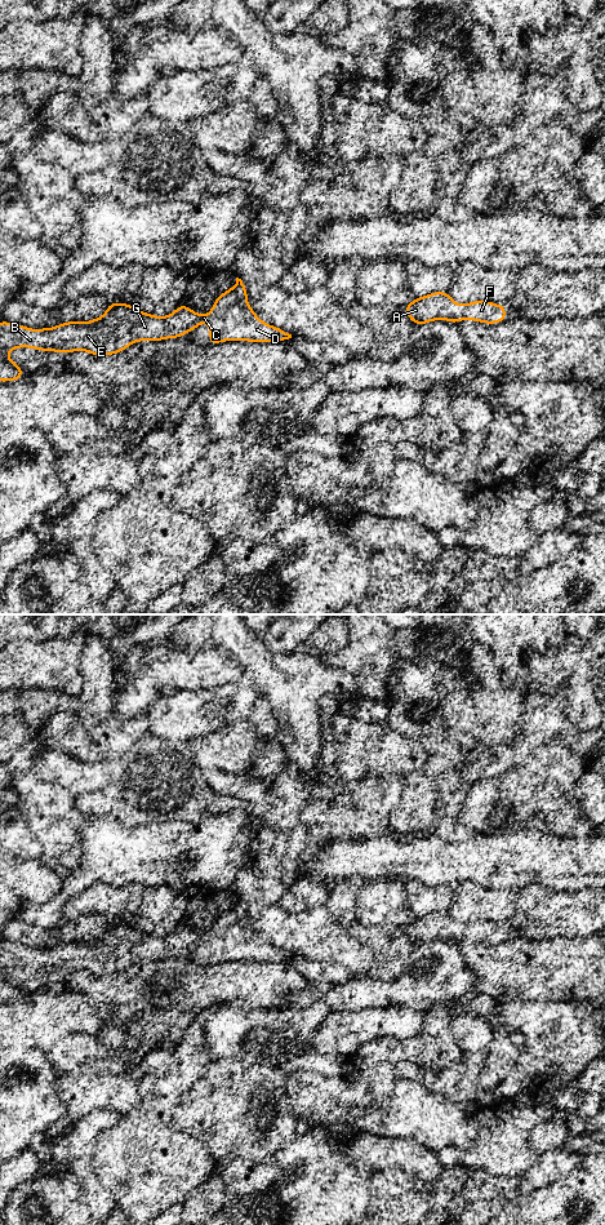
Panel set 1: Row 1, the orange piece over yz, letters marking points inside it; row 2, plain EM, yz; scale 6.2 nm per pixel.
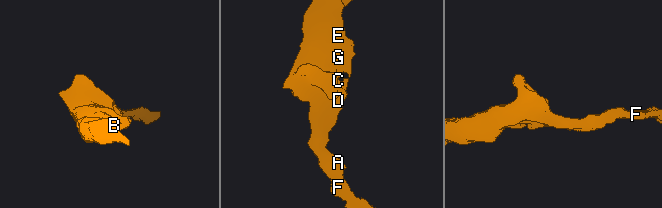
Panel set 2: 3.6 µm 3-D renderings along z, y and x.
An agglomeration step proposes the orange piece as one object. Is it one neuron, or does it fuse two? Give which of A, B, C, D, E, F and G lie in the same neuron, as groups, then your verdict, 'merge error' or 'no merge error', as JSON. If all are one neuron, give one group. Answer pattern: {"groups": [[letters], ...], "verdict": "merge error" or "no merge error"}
{"groups": [["A", "B", "C", "D", "E", "F", "G"]], "verdict": "no merge error"}

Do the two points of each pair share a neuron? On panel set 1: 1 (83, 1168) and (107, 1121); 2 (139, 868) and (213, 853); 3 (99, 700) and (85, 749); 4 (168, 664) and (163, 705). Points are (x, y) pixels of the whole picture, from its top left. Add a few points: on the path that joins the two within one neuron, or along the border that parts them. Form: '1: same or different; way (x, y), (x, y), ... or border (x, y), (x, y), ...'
1: same; way (85, 1155), (89, 1146), (89, 1135), (94, 1130)
2: same; way (158, 855), (176, 853), (190, 846), (195, 850)
3: different; border (114, 710), (90, 727), (76, 713)
4: different; border (158, 693), (145, 711)

